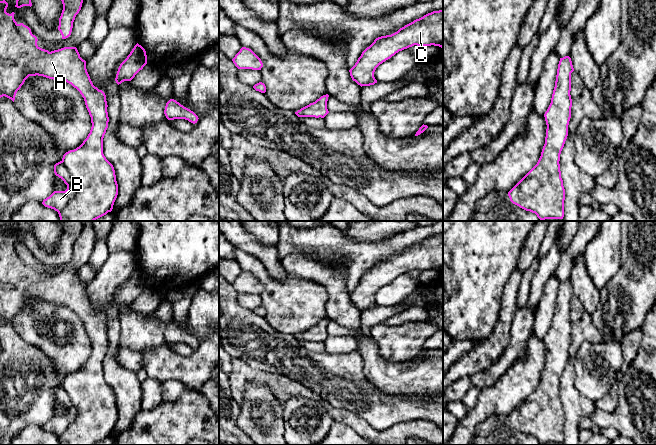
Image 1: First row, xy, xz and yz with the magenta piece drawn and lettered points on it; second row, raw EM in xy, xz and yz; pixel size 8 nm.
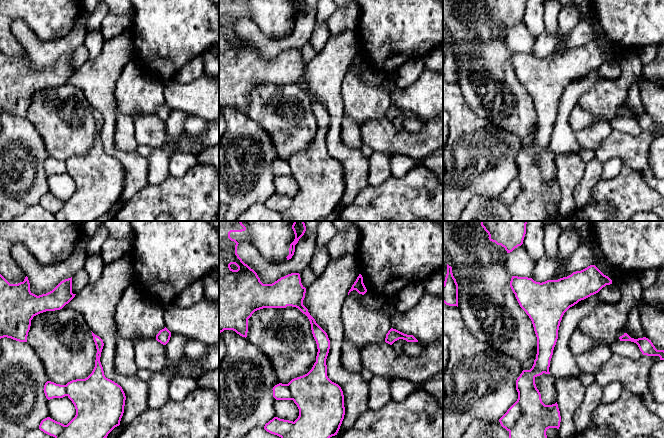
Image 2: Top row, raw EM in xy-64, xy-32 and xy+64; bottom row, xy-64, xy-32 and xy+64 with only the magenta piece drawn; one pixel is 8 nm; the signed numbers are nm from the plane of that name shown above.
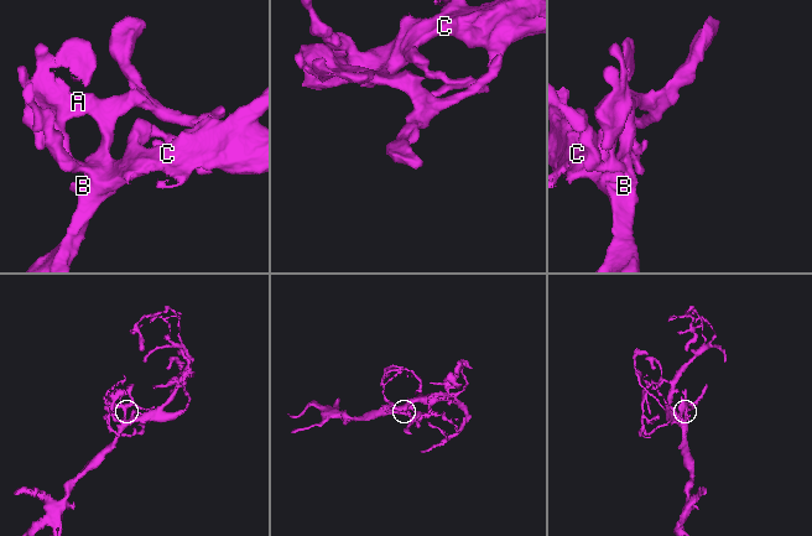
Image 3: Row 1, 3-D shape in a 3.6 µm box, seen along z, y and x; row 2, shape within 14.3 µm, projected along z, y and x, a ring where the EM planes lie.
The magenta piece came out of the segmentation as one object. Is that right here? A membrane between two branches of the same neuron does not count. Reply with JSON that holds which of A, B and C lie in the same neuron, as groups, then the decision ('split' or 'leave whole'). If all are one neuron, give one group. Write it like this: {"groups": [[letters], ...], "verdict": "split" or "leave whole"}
{"groups": [["A", "B"], ["C"]], "verdict": "split"}

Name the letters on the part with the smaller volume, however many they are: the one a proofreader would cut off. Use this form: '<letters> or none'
A, B

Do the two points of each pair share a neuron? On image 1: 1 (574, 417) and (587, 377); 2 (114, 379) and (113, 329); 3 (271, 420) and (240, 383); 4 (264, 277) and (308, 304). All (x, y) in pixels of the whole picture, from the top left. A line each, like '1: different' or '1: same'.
1: different
2: same
3: different
4: same

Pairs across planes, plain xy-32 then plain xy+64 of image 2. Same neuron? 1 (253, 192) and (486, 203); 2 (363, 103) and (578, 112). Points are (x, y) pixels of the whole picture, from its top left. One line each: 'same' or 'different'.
1: different
2: same

